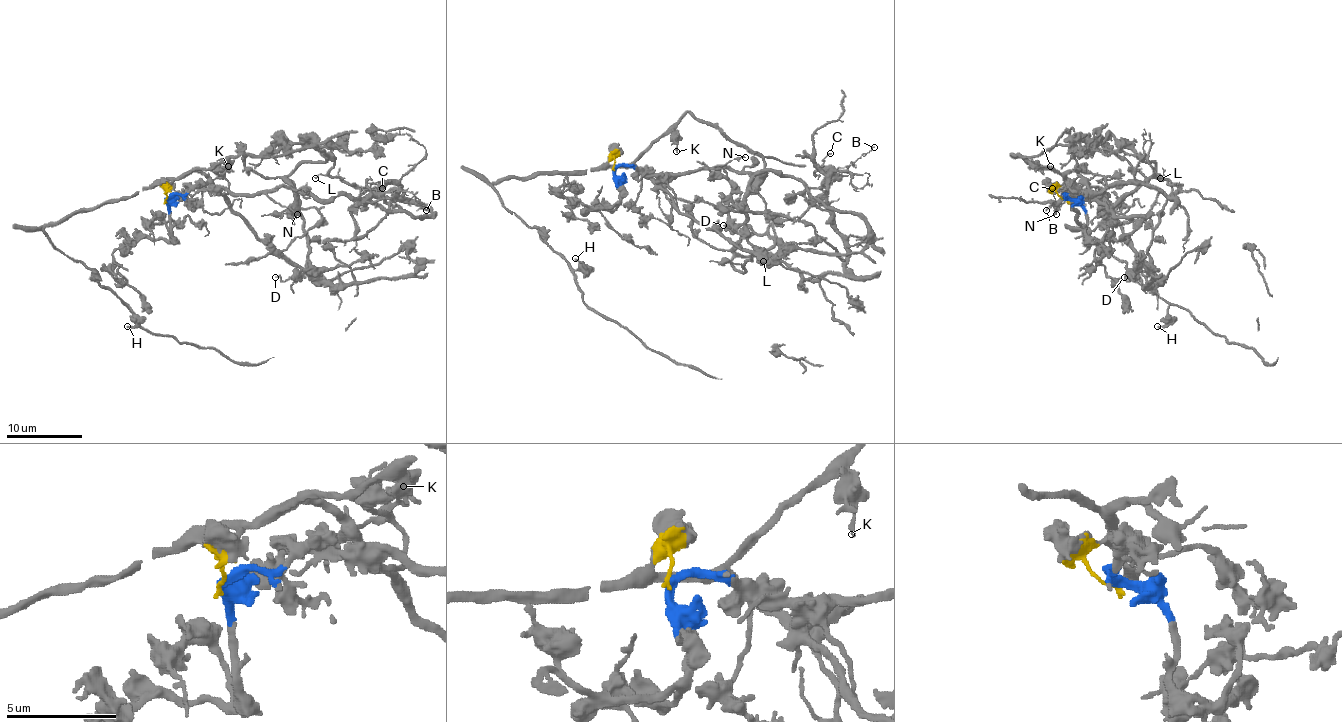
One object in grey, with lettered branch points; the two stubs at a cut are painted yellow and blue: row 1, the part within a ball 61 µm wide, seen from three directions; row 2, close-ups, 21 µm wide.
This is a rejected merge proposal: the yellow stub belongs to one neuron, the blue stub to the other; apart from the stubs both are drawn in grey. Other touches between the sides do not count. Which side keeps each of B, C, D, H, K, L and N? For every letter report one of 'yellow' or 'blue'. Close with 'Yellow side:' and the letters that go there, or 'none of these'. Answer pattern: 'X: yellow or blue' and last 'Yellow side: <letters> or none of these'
B: blue
C: blue
D: blue
H: yellow
K: yellow
L: blue
N: blue
Yellow side: H, K

